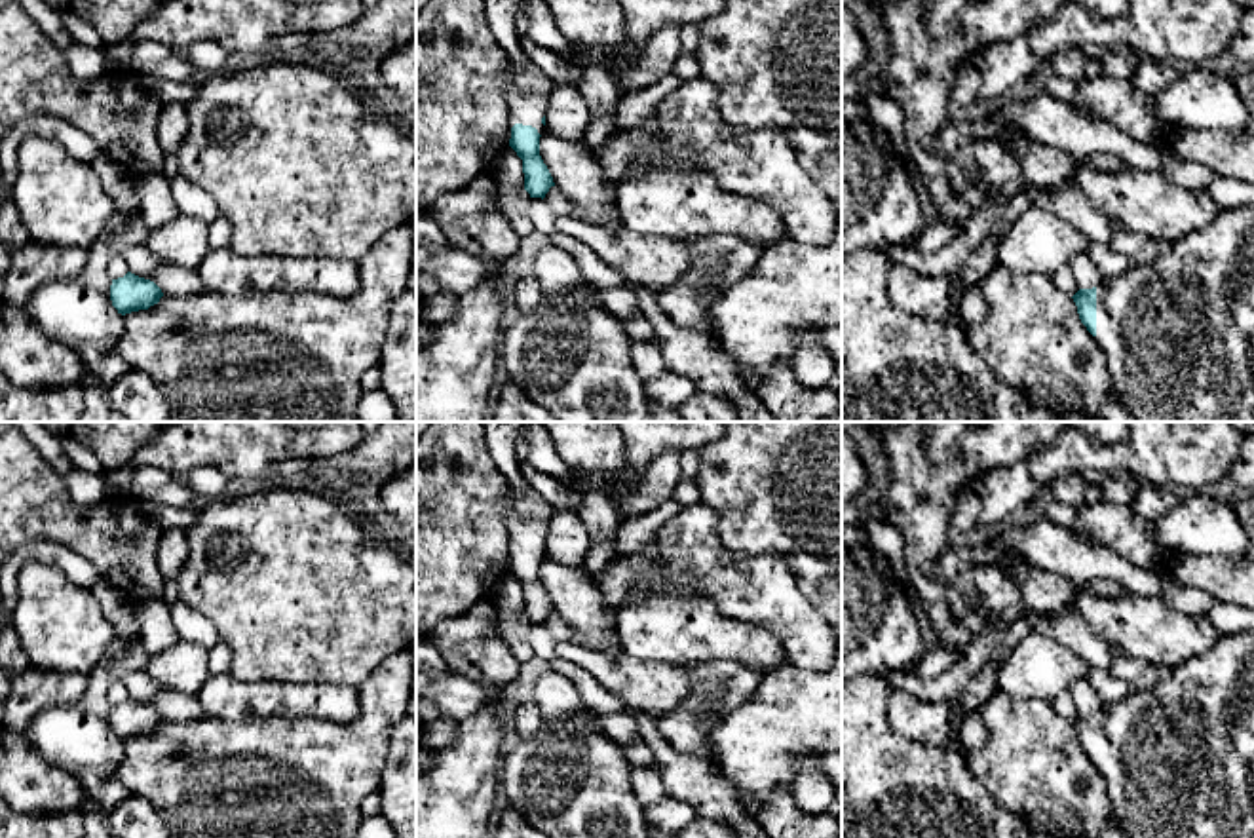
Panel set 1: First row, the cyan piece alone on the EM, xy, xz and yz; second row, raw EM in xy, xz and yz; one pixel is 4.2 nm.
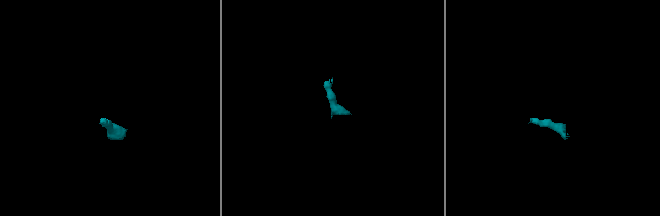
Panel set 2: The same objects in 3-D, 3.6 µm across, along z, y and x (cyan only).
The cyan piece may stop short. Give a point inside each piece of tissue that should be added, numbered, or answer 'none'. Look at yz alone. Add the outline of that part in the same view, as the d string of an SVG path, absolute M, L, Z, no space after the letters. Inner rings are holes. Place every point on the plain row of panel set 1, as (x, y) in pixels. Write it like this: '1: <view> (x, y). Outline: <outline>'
1: yz (1177, 759). Outline: M1222 635L1205 654L1159 669L1153 688L1134 690L1098 711L1094 766L1106 779L1113 821L1127 838L1254 838L1254 637Z

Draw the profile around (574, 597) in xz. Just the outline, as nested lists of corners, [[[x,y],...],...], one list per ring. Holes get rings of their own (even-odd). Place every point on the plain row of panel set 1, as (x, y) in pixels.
[[[542,559],[540,581],[555,612],[585,640],[597,640],[604,654],[625,654],[616,627],[616,616],[604,604],[600,591],[581,568]]]

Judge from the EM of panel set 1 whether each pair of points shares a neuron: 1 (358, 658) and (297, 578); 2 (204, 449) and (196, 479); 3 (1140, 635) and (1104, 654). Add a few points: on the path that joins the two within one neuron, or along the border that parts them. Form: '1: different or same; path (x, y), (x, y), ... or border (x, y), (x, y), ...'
1: same; path (339, 639), (333, 618), (312, 597)
2: different; border (185, 479), (202, 466), (217, 468), (228, 479)
3: different; border (1080, 612), (1085, 624), (1110, 645)

